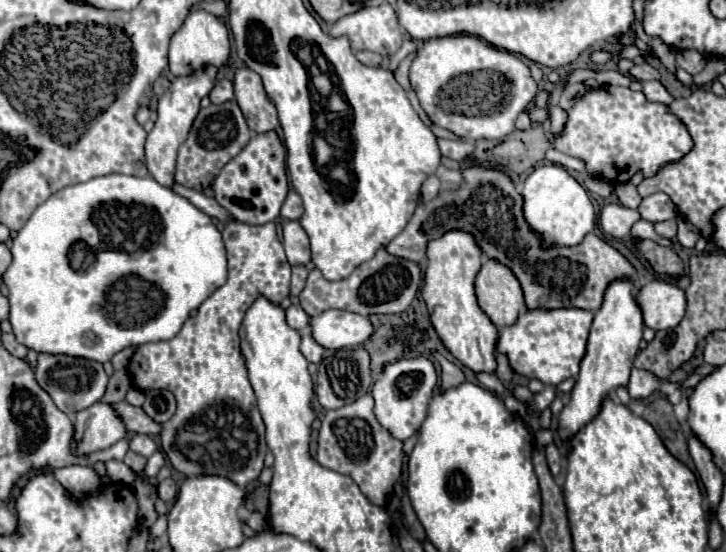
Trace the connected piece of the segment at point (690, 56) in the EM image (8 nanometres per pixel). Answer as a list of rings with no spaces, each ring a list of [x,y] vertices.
[[[683,50],[677,55],[677,66],[685,69],[691,75],[700,73],[705,65],[706,58],[696,50]]]

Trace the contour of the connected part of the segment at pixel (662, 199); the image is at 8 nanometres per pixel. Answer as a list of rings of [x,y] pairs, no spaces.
[[[662,191],[644,197],[640,207],[638,207],[638,211],[640,211],[642,219],[652,221],[652,223],[676,217],[676,207],[674,207],[672,199],[666,193],[662,193]]]

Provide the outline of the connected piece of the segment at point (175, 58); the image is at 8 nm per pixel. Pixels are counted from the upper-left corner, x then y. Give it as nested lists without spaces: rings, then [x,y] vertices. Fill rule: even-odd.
[[[192,11],[184,25],[172,35],[170,39],[170,71],[178,77],[178,75],[190,75],[194,73],[198,67],[204,65],[214,65],[214,67],[224,67],[230,59],[230,37],[228,37],[228,29],[226,25],[214,17],[208,11]]]

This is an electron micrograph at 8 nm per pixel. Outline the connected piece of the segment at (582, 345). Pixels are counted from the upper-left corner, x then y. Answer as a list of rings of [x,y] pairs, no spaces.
[[[584,309],[524,311],[514,325],[502,329],[498,349],[508,355],[510,365],[518,375],[540,379],[544,385],[558,385],[564,379],[578,375],[580,361],[586,355],[592,319],[594,313]]]

